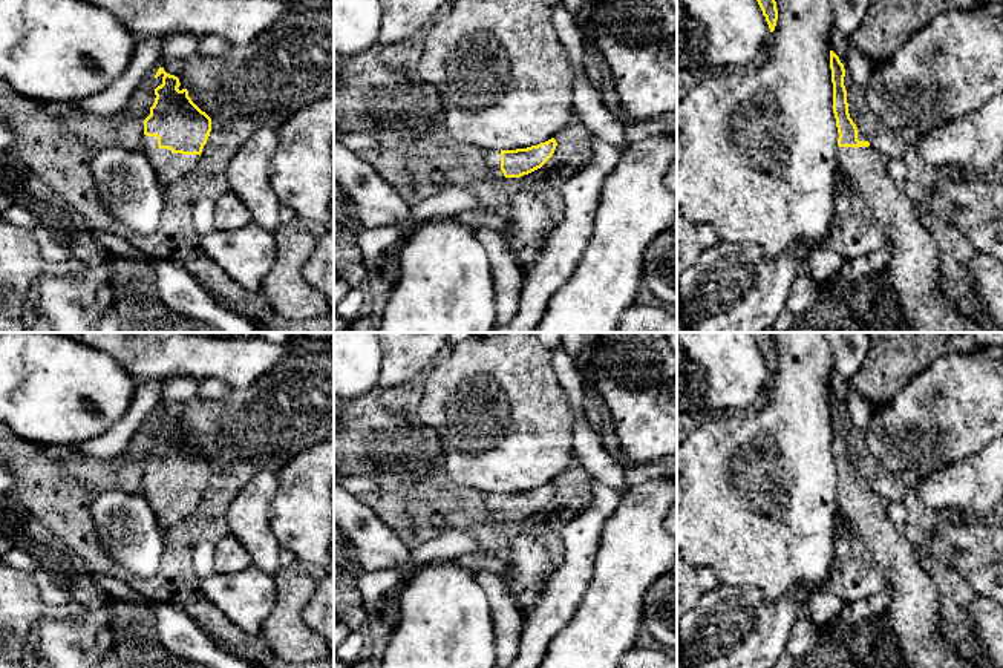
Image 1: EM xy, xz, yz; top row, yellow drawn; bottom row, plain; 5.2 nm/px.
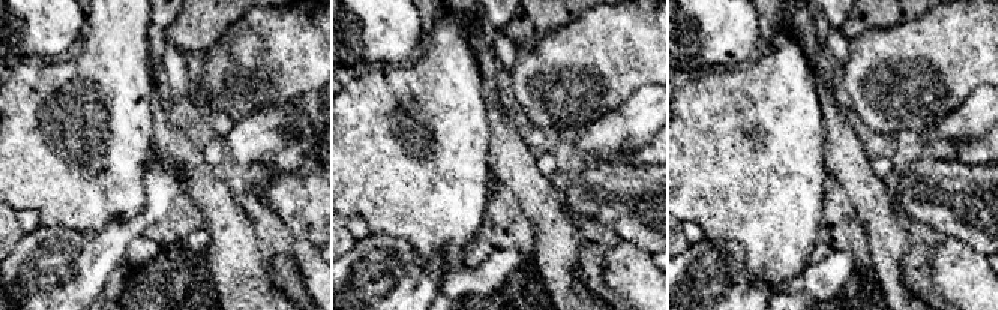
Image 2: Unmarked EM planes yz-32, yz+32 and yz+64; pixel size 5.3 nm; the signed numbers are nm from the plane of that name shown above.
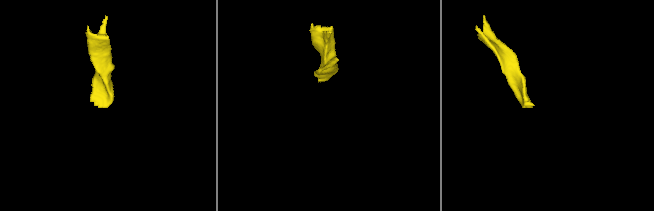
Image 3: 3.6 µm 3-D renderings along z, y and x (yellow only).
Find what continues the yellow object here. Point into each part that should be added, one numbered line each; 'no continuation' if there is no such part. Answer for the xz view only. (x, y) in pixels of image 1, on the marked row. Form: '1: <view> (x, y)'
1: xz (493, 157)

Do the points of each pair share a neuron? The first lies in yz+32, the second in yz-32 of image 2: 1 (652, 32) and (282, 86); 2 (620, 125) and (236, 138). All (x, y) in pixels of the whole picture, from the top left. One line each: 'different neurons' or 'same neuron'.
1: same neuron
2: same neuron

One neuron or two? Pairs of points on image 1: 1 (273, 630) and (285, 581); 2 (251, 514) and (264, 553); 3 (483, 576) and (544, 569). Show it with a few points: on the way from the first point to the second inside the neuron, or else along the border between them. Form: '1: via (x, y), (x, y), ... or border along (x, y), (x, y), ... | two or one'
1: via (285, 618), (285, 593) | one
2: via (251, 523), (251, 529), (261, 544) | one
3: border along (506, 581), (516, 605), (522, 612) | two

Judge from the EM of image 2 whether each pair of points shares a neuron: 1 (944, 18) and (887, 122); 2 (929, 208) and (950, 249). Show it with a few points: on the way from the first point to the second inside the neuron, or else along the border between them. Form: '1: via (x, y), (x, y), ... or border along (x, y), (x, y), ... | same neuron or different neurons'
1: via (944, 44), (893, 96) | same neuron
2: border along (949, 237), (958, 238), (982, 252) | different neurons

